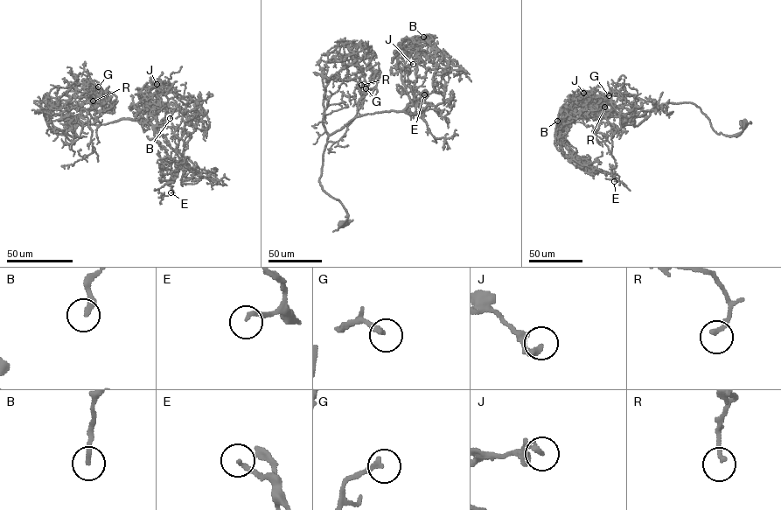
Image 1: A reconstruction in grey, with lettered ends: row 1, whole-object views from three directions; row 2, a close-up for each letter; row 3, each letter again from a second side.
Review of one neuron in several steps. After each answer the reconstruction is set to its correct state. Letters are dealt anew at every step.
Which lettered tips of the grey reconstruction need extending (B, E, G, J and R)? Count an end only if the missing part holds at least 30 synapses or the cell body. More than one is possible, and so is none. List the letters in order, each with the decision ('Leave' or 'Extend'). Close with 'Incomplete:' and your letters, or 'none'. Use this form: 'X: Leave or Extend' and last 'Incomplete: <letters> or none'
B: Leave
E: Extend
G: Extend
J: Leave
R: Leave
Incomplete: E, G

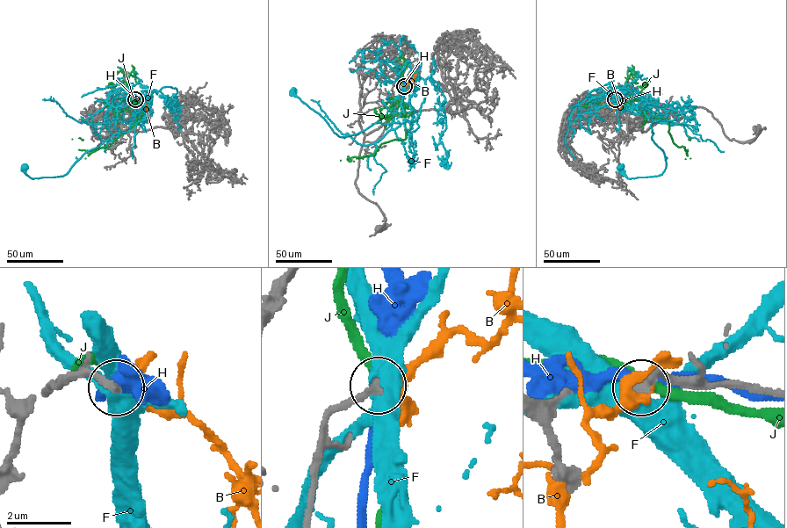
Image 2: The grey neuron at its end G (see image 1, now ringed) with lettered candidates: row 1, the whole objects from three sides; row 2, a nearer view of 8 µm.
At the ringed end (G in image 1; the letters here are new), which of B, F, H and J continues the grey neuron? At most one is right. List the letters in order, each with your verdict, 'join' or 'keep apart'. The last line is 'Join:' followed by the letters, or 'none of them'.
B: join
F: keep apart
H: keep apart
J: keep apart
Join: B

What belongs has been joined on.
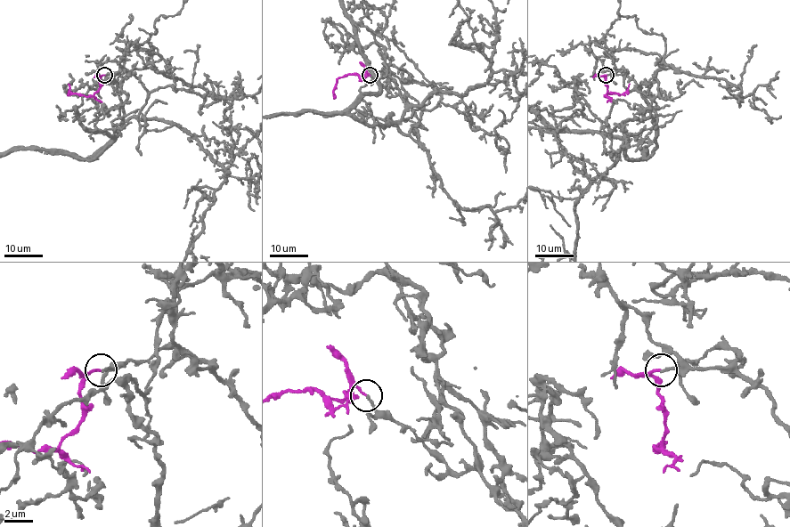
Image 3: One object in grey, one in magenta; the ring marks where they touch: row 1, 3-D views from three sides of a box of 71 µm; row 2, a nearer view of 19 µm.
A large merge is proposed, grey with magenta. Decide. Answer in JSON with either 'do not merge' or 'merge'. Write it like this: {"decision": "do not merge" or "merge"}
{"decision": "merge"}

